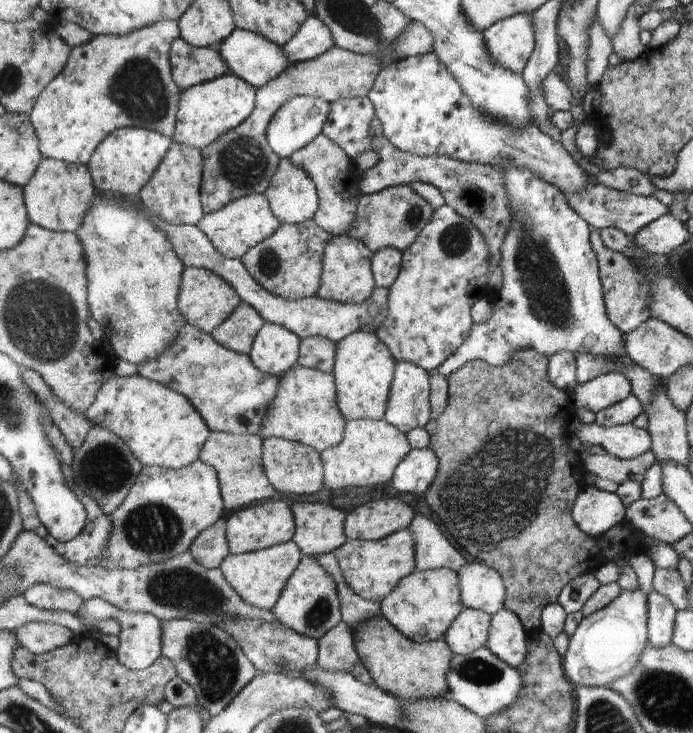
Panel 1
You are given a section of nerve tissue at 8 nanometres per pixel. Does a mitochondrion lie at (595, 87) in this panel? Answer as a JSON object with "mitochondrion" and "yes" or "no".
{"mitochondrion":"no"}

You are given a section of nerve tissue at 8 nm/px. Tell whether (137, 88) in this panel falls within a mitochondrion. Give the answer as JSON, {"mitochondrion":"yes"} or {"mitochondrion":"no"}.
{"mitochondrion":"yes"}

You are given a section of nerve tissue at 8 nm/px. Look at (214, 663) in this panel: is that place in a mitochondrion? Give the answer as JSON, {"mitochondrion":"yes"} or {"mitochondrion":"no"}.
{"mitochondrion":"yes"}

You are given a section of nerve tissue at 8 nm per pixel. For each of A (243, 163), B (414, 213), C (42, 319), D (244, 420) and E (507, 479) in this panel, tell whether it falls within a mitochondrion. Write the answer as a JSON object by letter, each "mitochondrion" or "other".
{"A":"mitochondrion","B":"mitochondrion","C":"mitochondrion","D":"other","E":"mitochondrion"}

